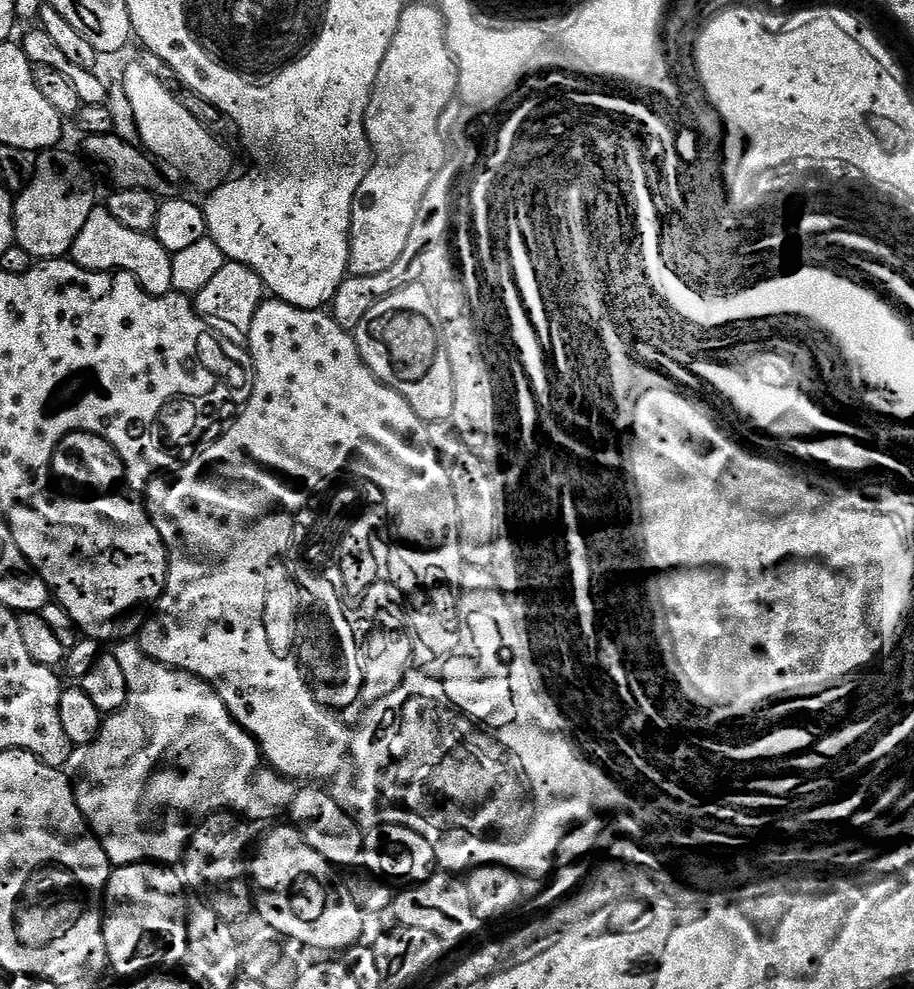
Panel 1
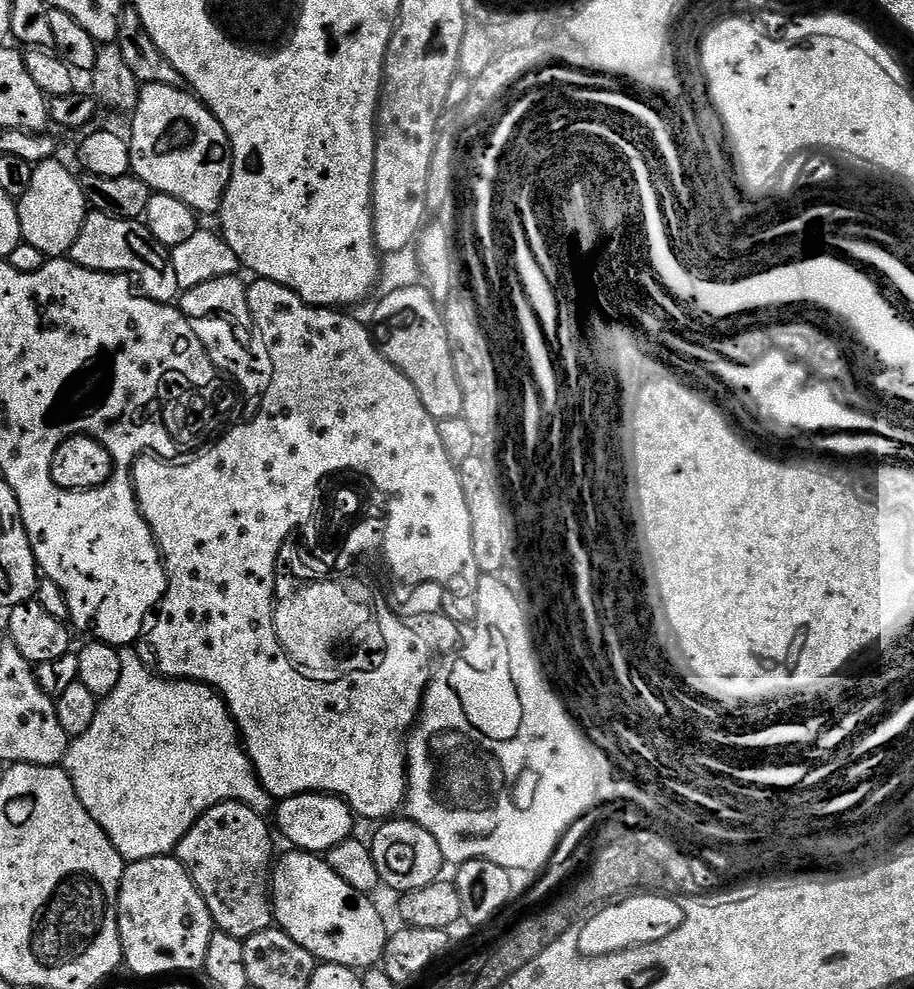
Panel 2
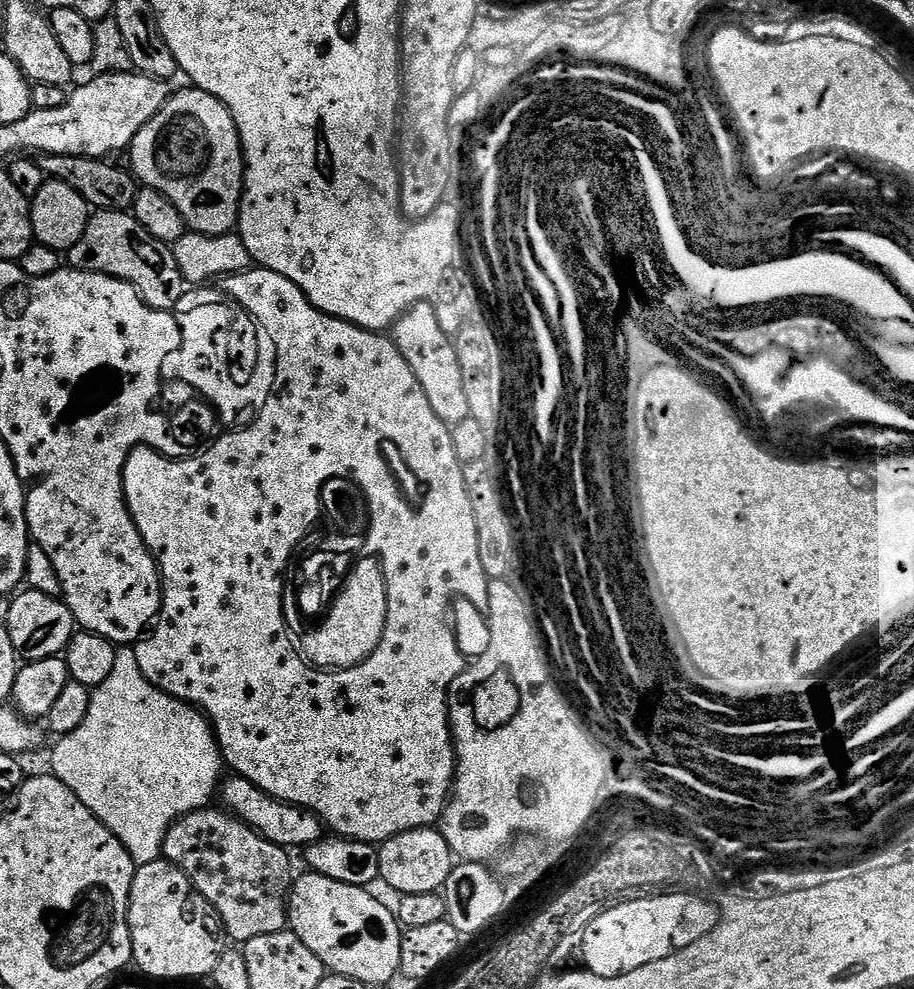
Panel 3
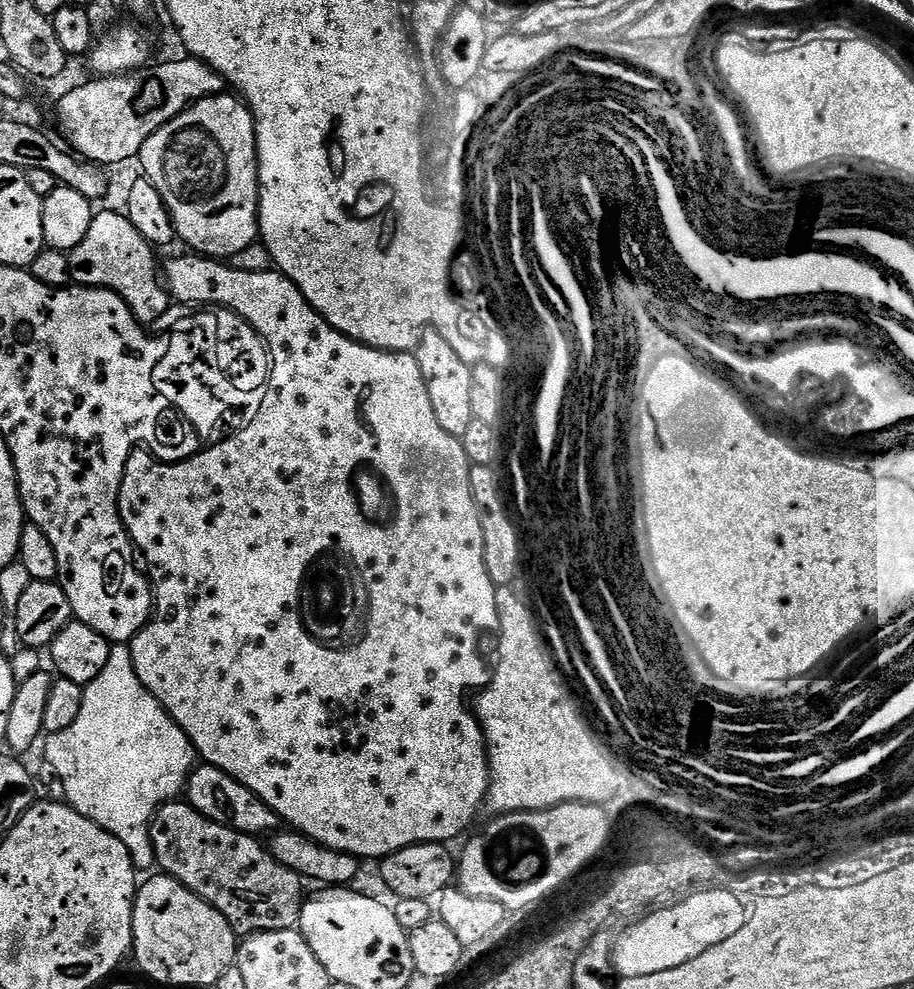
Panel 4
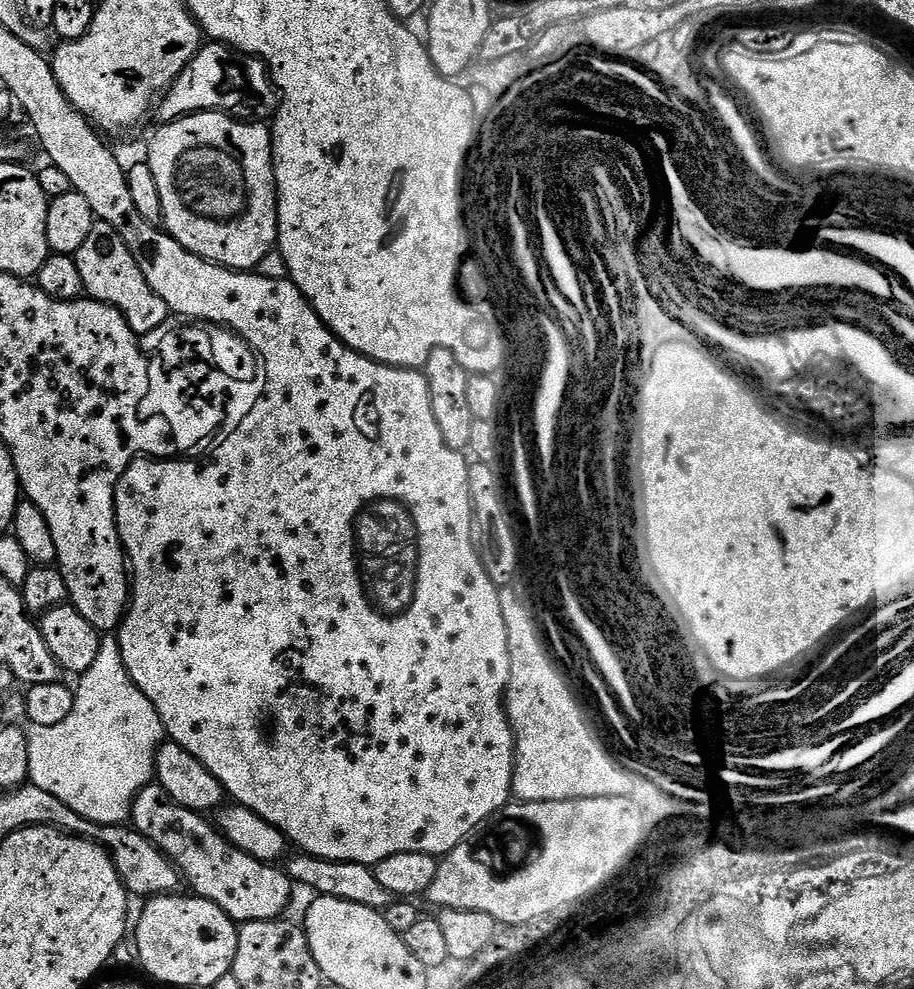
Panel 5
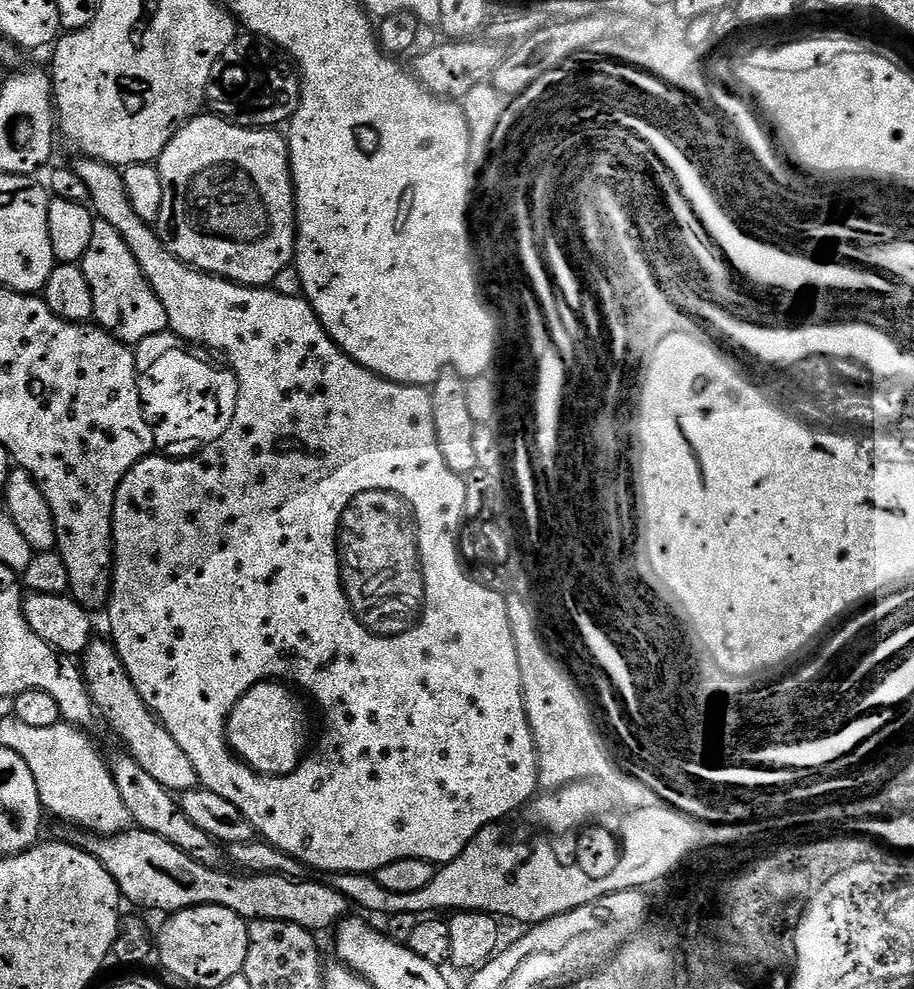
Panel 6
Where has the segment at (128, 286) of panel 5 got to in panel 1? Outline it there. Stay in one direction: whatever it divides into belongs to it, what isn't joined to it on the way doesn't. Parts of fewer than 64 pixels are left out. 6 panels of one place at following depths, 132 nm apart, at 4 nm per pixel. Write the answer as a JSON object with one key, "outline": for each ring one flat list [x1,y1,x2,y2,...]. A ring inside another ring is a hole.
{"outline":[[104,206,92,209,90,218,86,218,86,226,82,226,78,238,74,238,70,253,73,264,91,272,128,272,152,296,167,296,173,291,170,278,172,258,173,253,167,252,155,235,122,226,122,222,118,222,118,218,114,218,114,214,110,214]]}

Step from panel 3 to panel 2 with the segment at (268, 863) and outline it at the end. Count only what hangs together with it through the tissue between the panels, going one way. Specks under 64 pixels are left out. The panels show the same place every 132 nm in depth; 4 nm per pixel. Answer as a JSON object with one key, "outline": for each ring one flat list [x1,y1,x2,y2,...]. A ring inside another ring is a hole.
{"outline":[[227,800,206,810,186,830,174,853,186,866,194,886,202,894,217,929,239,940,249,940,254,934,273,927,272,856,273,829,263,815,237,800]]}

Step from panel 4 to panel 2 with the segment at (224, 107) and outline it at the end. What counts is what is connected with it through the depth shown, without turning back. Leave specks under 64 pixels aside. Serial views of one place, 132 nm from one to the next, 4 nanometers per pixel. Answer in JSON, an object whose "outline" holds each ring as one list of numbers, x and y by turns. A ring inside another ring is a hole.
{"outline":[[145,84,130,120,131,175,146,182,153,192,170,194,186,202,198,214,219,213,232,177,232,143,224,124,214,118,211,110,184,88]]}

